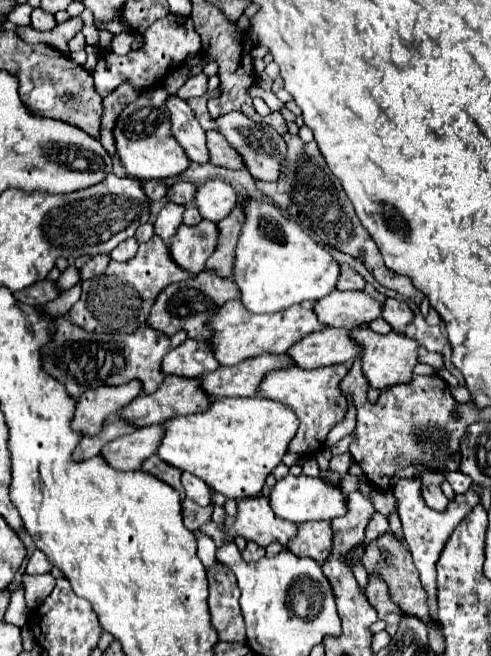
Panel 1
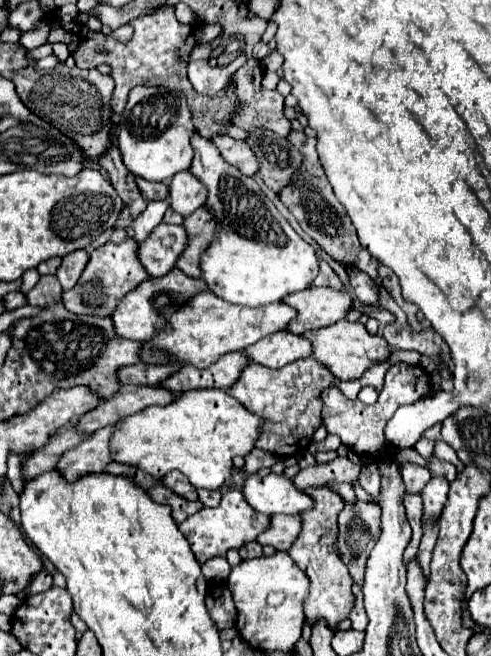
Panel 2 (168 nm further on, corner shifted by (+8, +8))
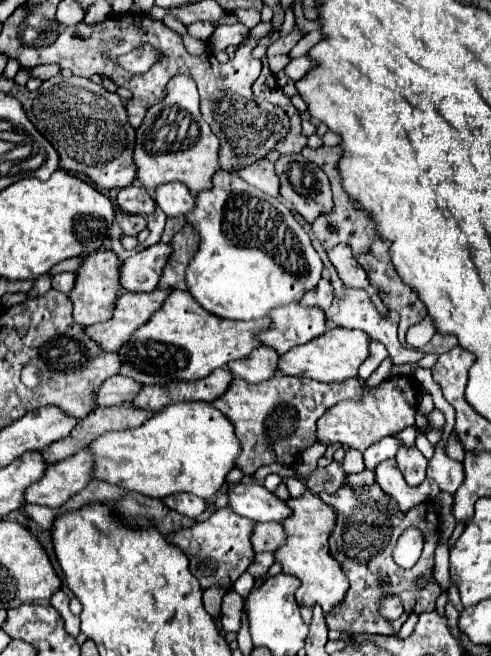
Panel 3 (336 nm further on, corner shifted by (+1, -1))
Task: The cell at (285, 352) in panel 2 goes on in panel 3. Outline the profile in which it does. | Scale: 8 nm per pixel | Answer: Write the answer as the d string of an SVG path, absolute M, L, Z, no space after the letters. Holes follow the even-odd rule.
M259 346L247 358L229 362L227 368L235 376L239 376L247 382L263 382L263 380L269 380L277 374L277 360L279 358L281 358L281 354L273 352L273 348Z

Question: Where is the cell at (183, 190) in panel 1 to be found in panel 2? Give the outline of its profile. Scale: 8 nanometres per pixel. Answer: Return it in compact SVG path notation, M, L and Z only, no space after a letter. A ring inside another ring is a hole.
M136 179L136 185L144 199L166 199L166 183L150 183L144 179Z

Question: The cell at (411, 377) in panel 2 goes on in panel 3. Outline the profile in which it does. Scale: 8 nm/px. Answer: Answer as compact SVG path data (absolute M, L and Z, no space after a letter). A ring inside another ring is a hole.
M397 376L381 382L375 390L365 390L361 402L339 402L329 408L317 422L317 438L323 444L341 442L349 448L365 452L377 440L399 432L405 426L415 424L417 404L419 404L419 388L413 376Z

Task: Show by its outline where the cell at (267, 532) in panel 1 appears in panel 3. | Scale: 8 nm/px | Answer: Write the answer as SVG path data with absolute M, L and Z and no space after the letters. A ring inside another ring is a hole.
M219 508L211 518L205 522L197 522L191 530L179 530L169 534L167 540L177 544L187 558L191 560L191 572L201 582L201 588L209 588L213 584L223 584L231 588L233 582L247 570L253 562L253 546L249 536L253 536L253 520L245 520L245 516L237 516L233 508Z

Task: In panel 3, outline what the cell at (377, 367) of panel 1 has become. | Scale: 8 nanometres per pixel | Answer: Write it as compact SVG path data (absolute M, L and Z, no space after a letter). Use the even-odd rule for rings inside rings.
M333 328L327 330L325 336L319 336L285 352L281 356L279 370L287 376L305 376L319 382L341 382L347 378L357 378L357 370L363 364L365 356L369 356L369 336L365 336L365 332Z

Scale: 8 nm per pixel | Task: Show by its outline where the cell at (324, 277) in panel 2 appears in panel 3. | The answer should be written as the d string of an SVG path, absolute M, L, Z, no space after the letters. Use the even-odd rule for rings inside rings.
M321 278L321 280L319 280L319 284L317 284L317 288L313 288L309 294L305 294L305 296L303 296L301 304L305 304L305 306L313 306L313 304L317 304L319 308L329 310L329 306L333 304L333 296L335 296L333 284L331 284L329 280Z

